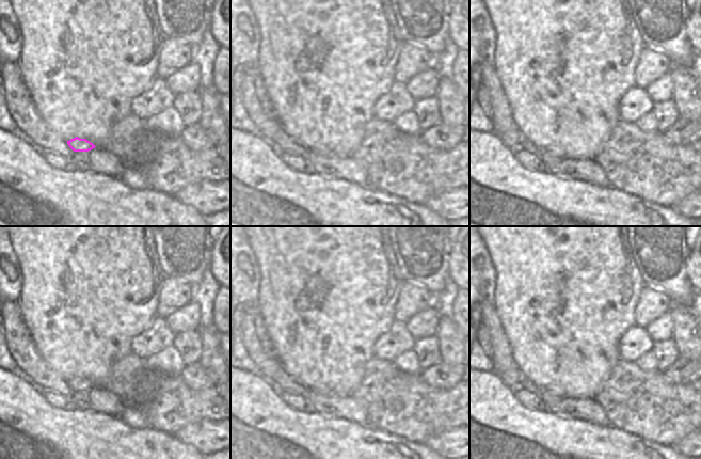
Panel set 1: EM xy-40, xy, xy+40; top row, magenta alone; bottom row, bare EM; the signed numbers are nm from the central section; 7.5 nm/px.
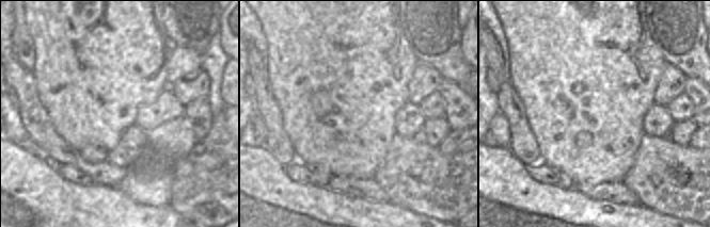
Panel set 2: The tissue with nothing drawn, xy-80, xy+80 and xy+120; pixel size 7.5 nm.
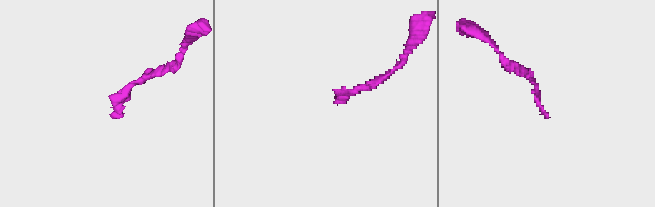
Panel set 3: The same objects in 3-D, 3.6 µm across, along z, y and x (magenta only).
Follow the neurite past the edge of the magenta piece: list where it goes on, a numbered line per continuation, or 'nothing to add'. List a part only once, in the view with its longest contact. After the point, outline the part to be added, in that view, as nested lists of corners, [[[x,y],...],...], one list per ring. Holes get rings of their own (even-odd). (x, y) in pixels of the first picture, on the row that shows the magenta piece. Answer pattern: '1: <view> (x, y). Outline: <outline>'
nothing to add

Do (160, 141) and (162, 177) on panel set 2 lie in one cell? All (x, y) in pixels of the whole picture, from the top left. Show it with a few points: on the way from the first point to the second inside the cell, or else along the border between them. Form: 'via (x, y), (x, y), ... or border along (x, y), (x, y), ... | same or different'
via (161, 149), (161, 168) | same

